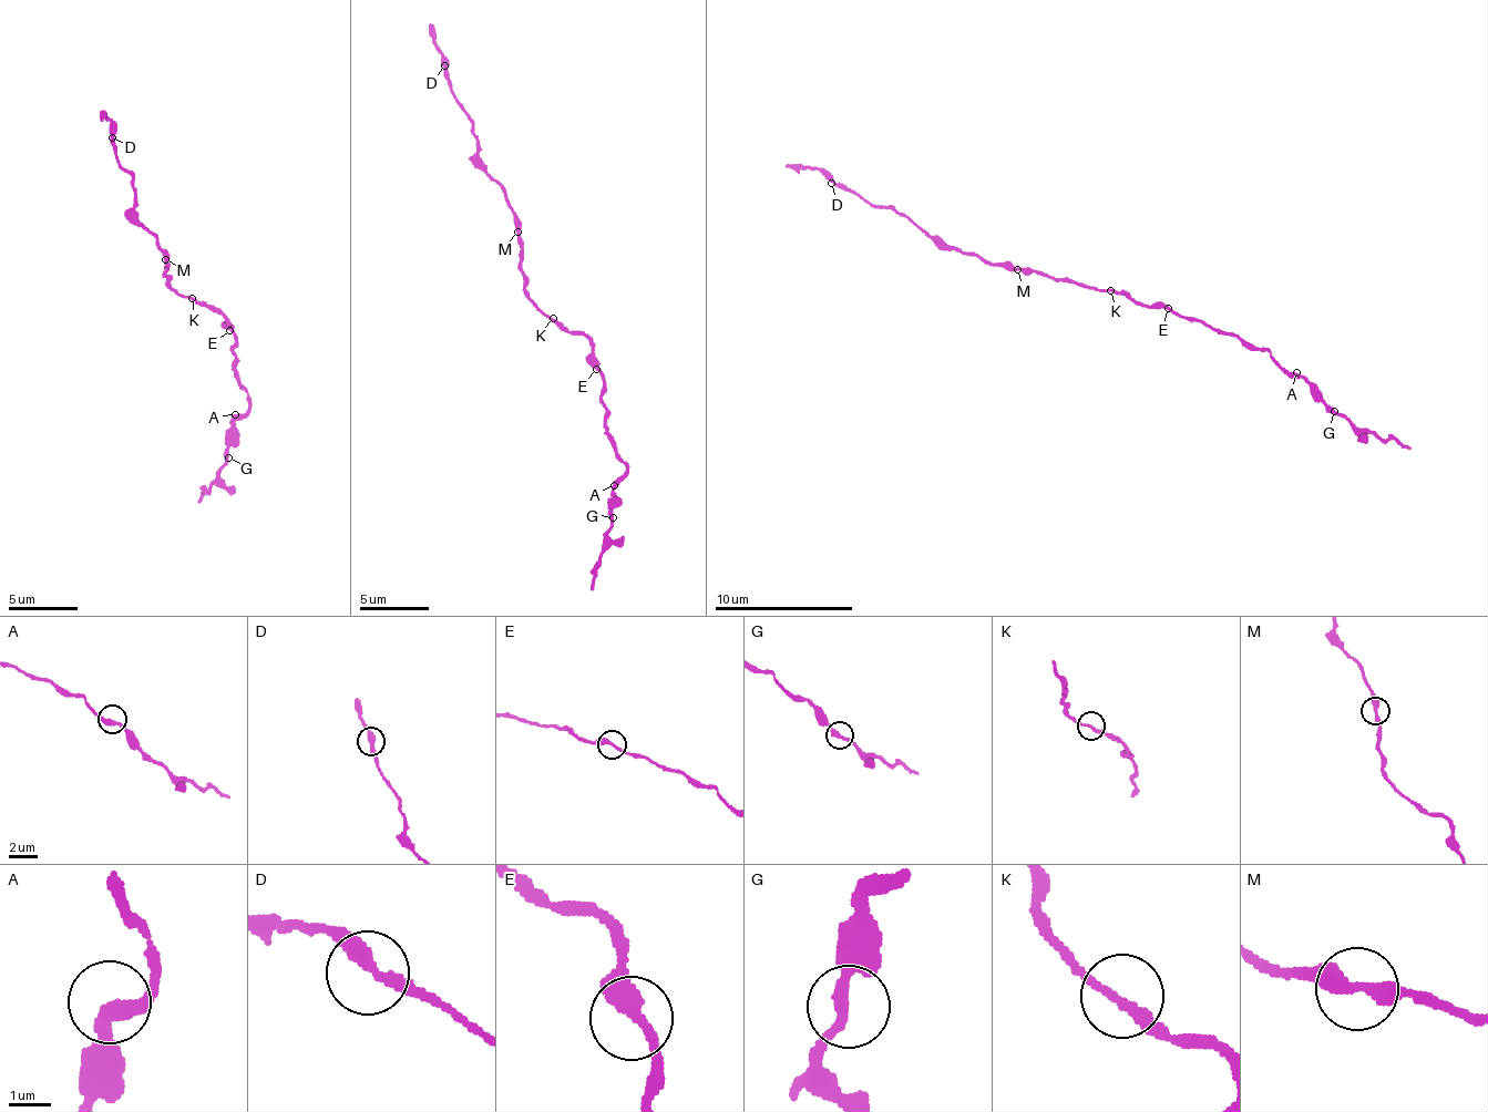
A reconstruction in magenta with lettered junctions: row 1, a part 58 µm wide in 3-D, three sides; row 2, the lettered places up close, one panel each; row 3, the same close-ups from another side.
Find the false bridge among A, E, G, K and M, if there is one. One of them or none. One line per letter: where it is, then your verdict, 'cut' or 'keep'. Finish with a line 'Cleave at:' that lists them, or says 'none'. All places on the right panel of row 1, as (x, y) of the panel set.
A: place (1296, 372); keep
E: place (1168, 308); keep
G: place (1334, 411); keep
K: place (1110, 290); keep
M: place (1017, 269); keep
Cleave at: none

